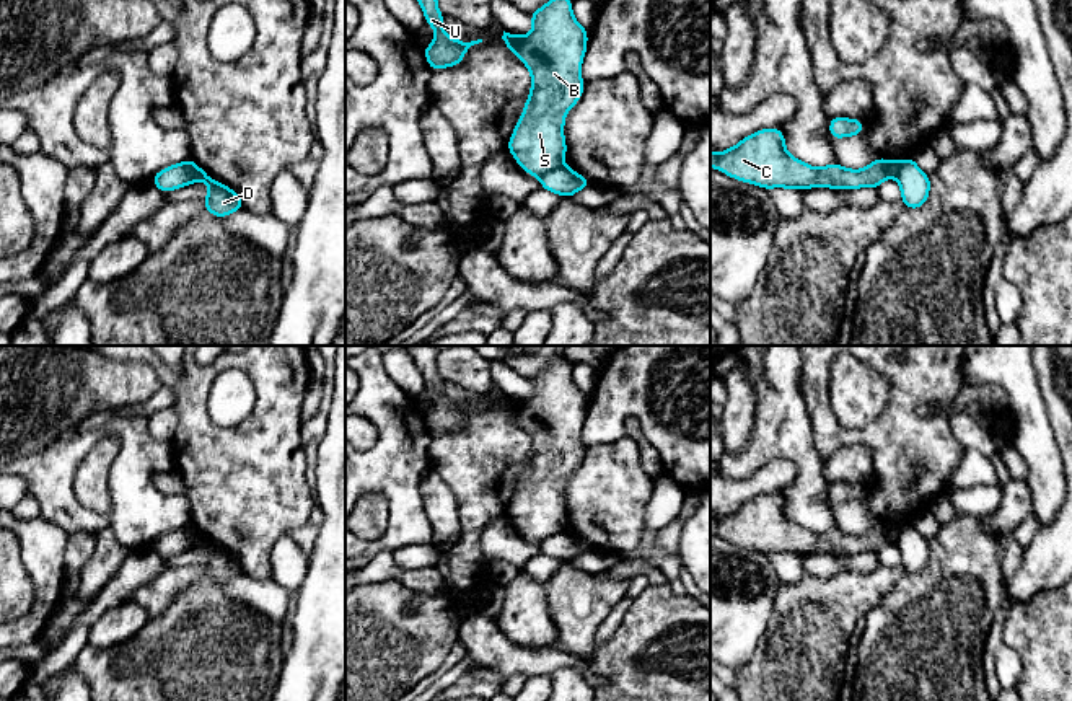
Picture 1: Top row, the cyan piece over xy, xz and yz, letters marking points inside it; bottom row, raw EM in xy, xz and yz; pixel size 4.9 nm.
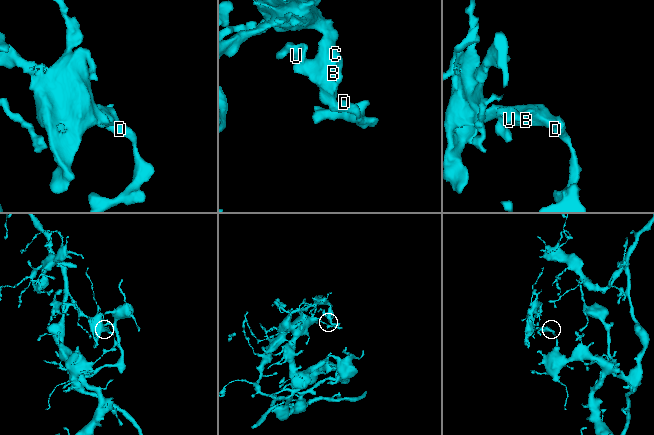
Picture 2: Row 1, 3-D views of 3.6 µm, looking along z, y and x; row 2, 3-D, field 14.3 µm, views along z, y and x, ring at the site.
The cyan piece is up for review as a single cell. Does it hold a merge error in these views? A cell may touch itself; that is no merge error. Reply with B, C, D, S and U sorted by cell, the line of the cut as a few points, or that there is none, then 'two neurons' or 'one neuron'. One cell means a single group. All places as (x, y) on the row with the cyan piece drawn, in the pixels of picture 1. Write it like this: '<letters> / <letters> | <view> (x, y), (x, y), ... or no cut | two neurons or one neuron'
B C S U / D | xz (562, 165), (540, 176) | two neurons

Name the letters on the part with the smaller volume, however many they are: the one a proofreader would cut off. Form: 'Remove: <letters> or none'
Remove: B, C, S, U

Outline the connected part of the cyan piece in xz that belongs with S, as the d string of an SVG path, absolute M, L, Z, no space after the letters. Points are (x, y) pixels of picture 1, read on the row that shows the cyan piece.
M549 0L529 16L529 34L502 36L531 72L531 91L507 147L523 171L541 178L564 166L564 122L587 85L580 67L588 33L573 18L572 0Z

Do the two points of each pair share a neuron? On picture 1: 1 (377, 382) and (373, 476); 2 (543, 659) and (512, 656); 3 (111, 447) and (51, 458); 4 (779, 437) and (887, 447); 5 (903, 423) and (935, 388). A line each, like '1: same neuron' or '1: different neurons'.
1: same neuron
2: same neuron
3: different neurons
4: different neurons
5: same neuron

